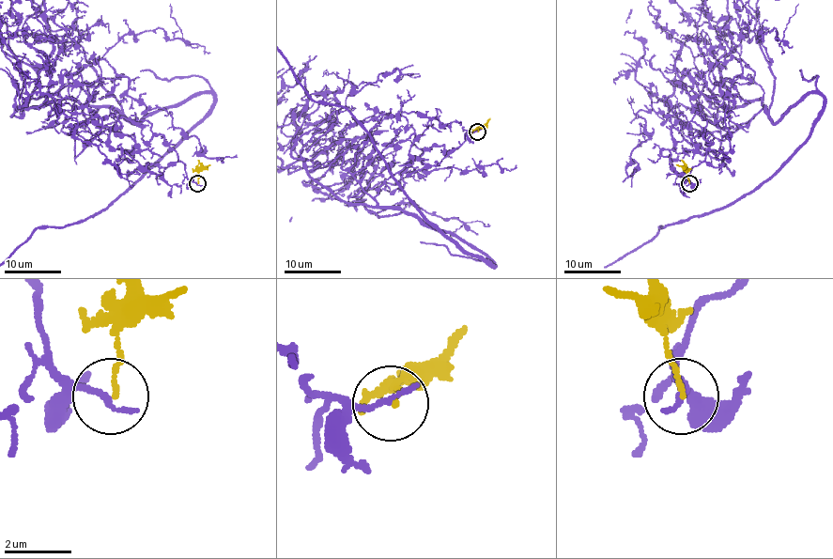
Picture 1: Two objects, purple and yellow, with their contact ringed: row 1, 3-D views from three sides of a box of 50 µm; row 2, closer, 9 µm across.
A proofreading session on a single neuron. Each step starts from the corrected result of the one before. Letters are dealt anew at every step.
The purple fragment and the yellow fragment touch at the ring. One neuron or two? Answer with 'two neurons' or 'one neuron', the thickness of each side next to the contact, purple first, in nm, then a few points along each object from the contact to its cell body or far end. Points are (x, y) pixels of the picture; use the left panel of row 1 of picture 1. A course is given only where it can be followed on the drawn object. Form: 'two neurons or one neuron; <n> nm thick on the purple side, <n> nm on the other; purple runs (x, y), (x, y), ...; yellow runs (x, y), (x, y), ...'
two neurons; 200 nm thick on the purple side, 130 nm on the other; purple runs (197, 183), (146, 120), (99, 126), (100, 107), (139, 123), (213, 100), (95, 215), (37, 230); yellow runs (197, 183), (199, 173), (210, 164)

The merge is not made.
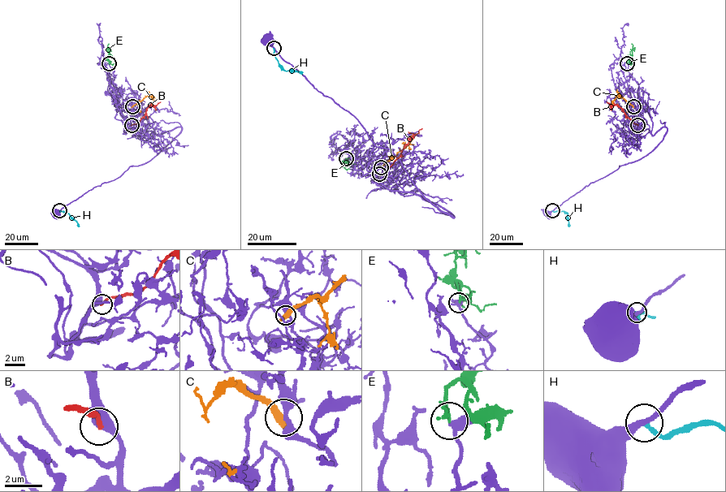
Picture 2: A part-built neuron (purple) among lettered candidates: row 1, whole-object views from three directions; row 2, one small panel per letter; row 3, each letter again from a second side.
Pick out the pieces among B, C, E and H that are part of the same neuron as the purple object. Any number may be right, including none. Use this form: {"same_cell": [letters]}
{"same_cell": ["E"]}

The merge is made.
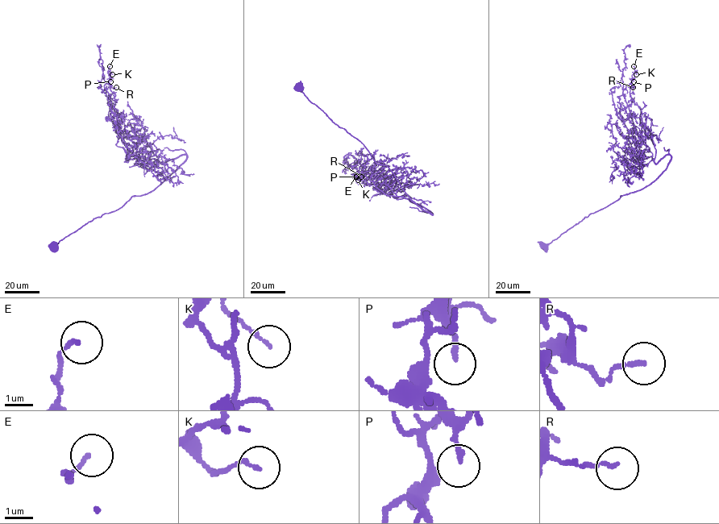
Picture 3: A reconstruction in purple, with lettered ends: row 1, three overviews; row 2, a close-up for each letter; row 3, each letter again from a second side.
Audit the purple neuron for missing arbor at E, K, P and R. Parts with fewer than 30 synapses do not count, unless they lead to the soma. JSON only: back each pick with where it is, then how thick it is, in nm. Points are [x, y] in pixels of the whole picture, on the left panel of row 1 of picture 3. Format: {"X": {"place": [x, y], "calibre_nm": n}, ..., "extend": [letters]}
{"extend": []}

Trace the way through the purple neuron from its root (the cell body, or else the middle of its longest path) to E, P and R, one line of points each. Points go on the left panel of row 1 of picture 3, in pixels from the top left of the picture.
E: (52, 246), (152, 191), (187, 156), (163, 164), (130, 159), (110, 66)
P: (52, 246), (132, 196), (152, 191), (187, 156), (163, 164), (130, 159), (132, 147), (120, 130), (110, 81)
R: (52, 246), (152, 191), (187, 156), (163, 164), (130, 159), (132, 147), (114, 109), (110, 88), (116, 87)

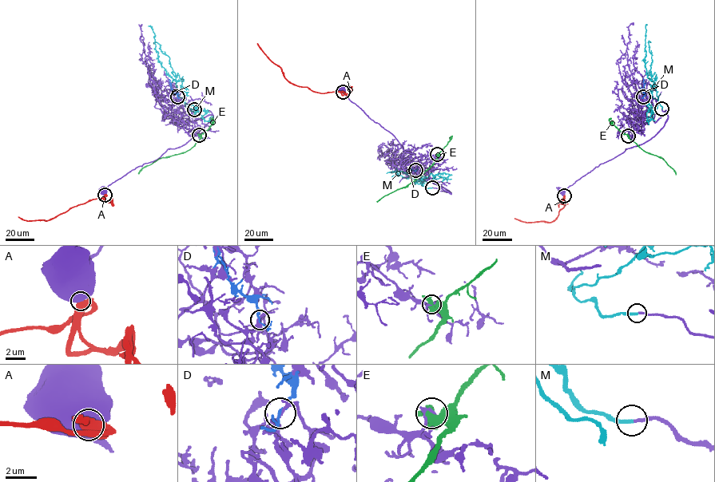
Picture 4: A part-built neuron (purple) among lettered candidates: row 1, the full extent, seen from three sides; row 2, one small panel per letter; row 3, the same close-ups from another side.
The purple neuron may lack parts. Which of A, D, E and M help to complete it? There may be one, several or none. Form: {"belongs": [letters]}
{"belongs": ["M"]}

